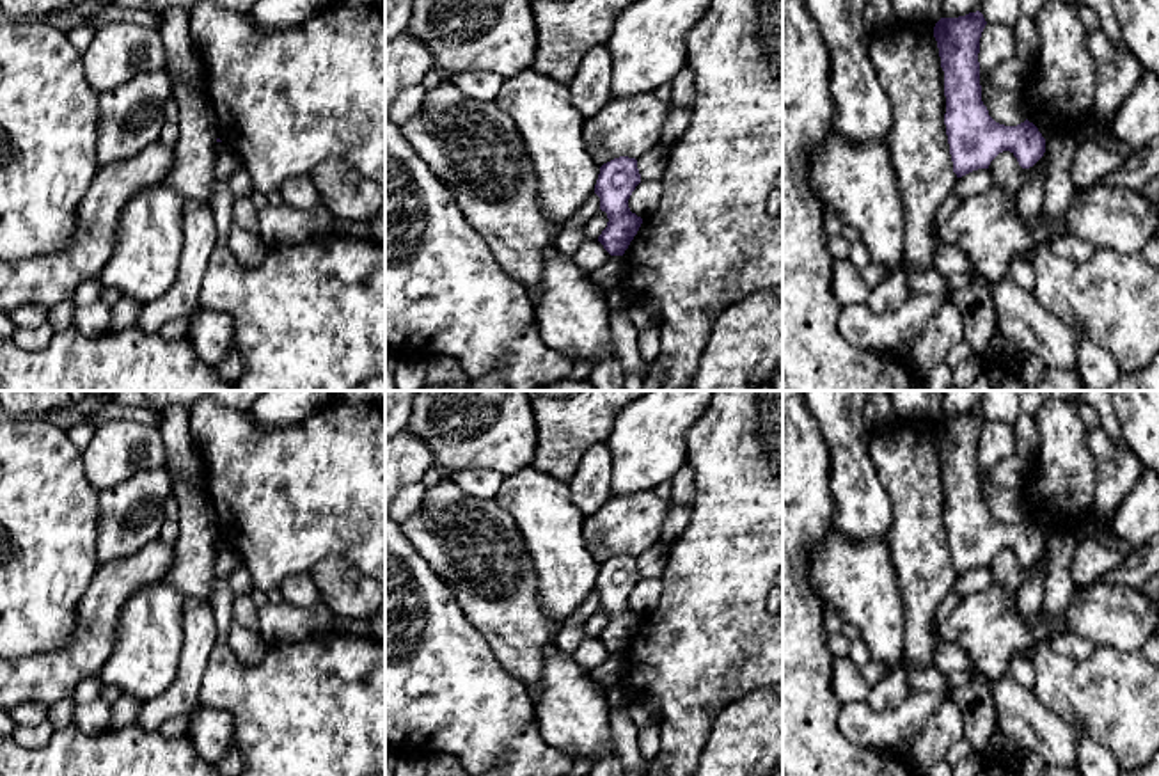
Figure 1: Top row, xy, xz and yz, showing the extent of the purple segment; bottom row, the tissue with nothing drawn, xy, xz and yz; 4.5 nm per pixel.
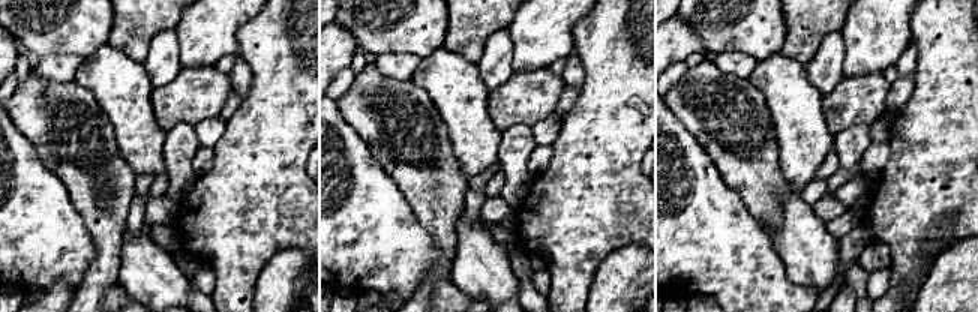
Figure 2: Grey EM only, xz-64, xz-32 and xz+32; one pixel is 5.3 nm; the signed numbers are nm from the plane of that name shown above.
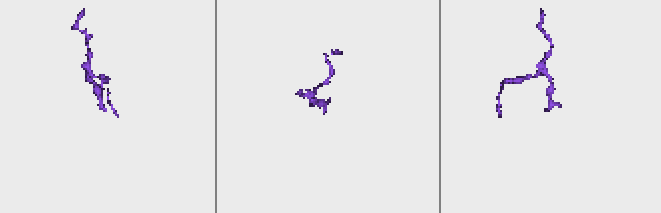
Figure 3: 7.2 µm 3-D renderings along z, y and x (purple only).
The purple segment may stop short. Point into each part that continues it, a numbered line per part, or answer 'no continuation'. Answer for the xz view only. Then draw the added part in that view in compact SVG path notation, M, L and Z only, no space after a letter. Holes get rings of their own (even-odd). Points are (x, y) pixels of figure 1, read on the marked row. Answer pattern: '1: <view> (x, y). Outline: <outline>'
no continuation

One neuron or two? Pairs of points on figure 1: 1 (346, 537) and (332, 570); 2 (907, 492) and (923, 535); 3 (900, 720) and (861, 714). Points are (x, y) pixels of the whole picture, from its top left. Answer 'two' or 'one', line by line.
1: two
2: one
3: one

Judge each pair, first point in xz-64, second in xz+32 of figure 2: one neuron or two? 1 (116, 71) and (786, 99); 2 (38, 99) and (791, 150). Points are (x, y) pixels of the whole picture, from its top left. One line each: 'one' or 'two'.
1: one
2: two

